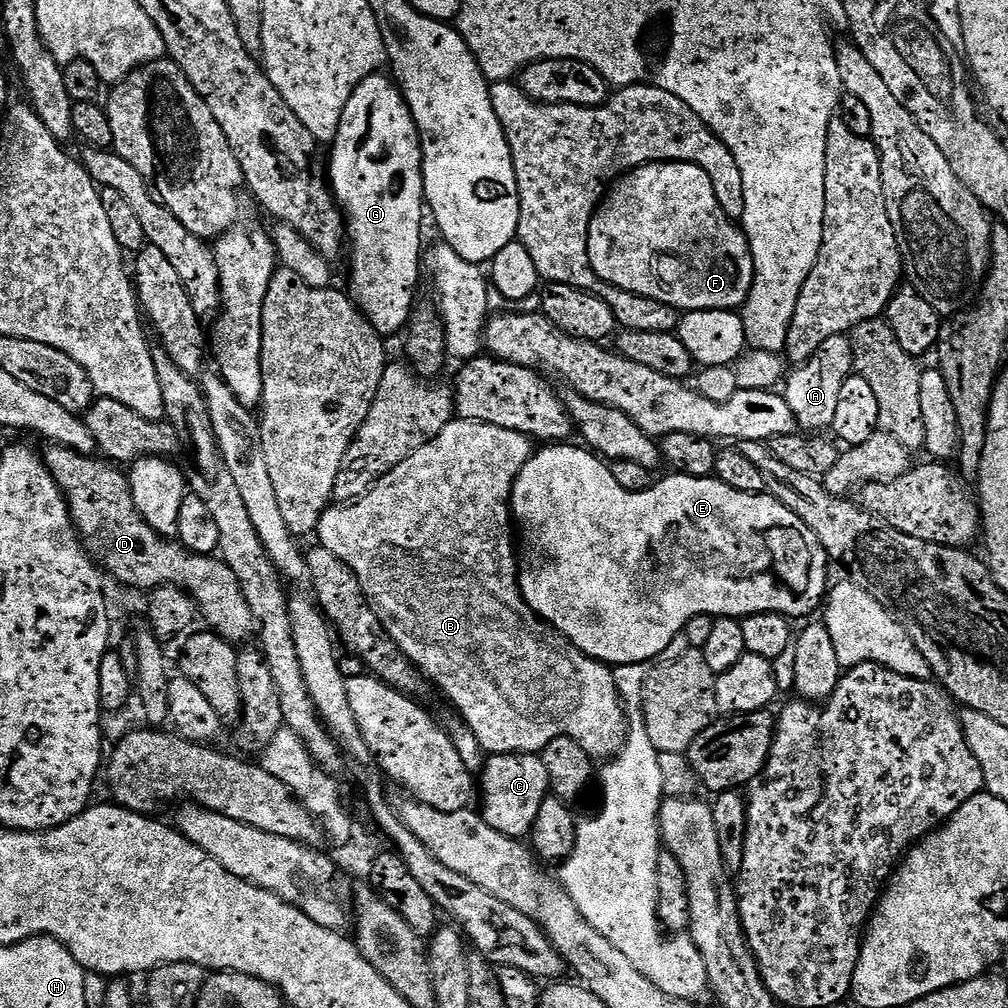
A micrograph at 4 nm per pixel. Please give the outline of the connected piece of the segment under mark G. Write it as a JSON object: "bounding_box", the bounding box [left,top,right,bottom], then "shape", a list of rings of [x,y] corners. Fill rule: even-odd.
{"bounding_box":[330,74,426,338],"shape":[[[373,74],[365,78],[363,82],[354,90],[354,94],[350,94],[350,102],[346,102],[346,106],[344,107],[344,113],[342,114],[342,122],[338,126],[338,130],[336,131],[336,139],[332,141],[330,145],[330,151],[332,151],[332,168],[330,164],[330,187],[334,193],[334,199],[343,215],[346,217],[346,236],[350,241],[350,252],[352,248],[352,288],[350,287],[350,295],[353,300],[356,302],[357,308],[363,312],[364,317],[369,320],[374,326],[374,330],[379,332],[381,337],[389,338],[388,336],[392,336],[395,332],[403,333],[405,329],[409,327],[410,321],[414,315],[414,305],[417,303],[416,300],[416,287],[420,284],[420,264],[422,268],[422,252],[420,256],[420,227],[424,224],[424,216],[426,220],[426,201],[424,199],[424,155],[422,154],[422,150],[420,149],[420,131],[418,130],[418,126],[414,122],[414,118],[410,114],[410,106],[404,100],[404,94],[400,91],[399,84],[396,83],[395,79],[391,75],[385,74],[385,76],[380,76],[384,74]]]}

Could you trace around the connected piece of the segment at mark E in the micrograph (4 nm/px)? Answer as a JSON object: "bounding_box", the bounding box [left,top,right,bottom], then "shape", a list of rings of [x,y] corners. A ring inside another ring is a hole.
{"bounding_box":[510,442,830,666],"shape":[[[556,442],[551,446],[541,447],[544,448],[541,452],[540,449],[533,451],[532,457],[526,462],[526,466],[522,466],[518,478],[512,483],[510,511],[519,535],[521,532],[528,543],[518,552],[520,592],[524,600],[549,626],[557,628],[591,660],[600,660],[609,666],[648,664],[660,658],[655,656],[665,655],[670,642],[674,642],[674,638],[681,635],[684,627],[696,616],[743,618],[759,612],[777,612],[779,616],[797,618],[796,616],[808,616],[816,607],[821,607],[830,588],[829,558],[824,547],[818,542],[814,530],[810,530],[810,526],[806,526],[806,522],[802,522],[798,514],[786,510],[786,506],[782,506],[782,502],[778,502],[773,496],[759,492],[746,494],[715,478],[694,478],[683,474],[672,474],[676,476],[668,476],[665,480],[657,479],[644,492],[628,492],[614,480],[611,467],[601,457],[587,447],[579,447],[575,448],[572,442]]]}

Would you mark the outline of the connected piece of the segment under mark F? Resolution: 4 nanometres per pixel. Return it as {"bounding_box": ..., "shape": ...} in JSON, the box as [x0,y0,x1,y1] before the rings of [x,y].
{"bounding_box":[588,164,756,312],"shape":[[[644,164],[640,168],[635,168],[633,172],[628,172],[623,178],[617,179],[611,191],[601,200],[598,211],[592,215],[588,231],[588,253],[590,254],[590,266],[594,266],[594,274],[598,274],[598,278],[610,282],[615,288],[669,304],[684,312],[697,312],[698,310],[731,312],[743,309],[752,290],[752,284],[756,281],[752,243],[748,241],[743,227],[737,221],[731,220],[726,210],[722,210],[722,206],[718,206],[718,198],[714,194],[714,182],[710,182],[710,174],[706,174],[706,170],[693,164]]]}

